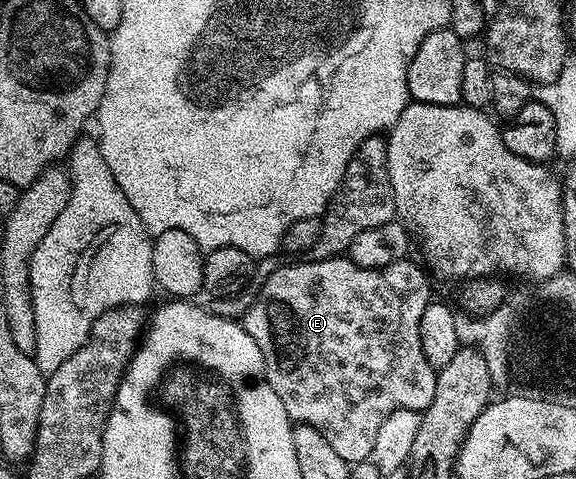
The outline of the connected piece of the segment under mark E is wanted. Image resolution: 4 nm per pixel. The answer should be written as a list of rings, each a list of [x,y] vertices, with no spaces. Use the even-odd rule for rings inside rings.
[[[345,255],[318,261],[306,259],[294,261],[297,261],[294,265],[284,263],[279,267],[279,271],[267,279],[267,283],[259,291],[255,303],[251,303],[251,307],[244,315],[245,330],[247,335],[251,335],[255,339],[255,343],[263,355],[265,378],[275,391],[275,395],[279,395],[279,399],[283,399],[283,407],[287,407],[290,421],[299,425],[315,427],[315,431],[319,431],[319,435],[323,435],[323,439],[327,439],[327,443],[331,443],[331,448],[344,461],[356,463],[370,460],[375,447],[375,434],[379,431],[379,426],[383,424],[383,419],[387,419],[387,415],[391,415],[391,411],[406,409],[421,413],[431,403],[431,398],[435,396],[437,370],[431,363],[427,363],[427,355],[423,355],[423,339],[419,339],[419,319],[423,319],[423,311],[429,306],[431,300],[431,294],[429,294],[430,274],[424,268],[421,270],[413,262],[413,259],[391,263],[387,267],[378,269],[359,267]]]

